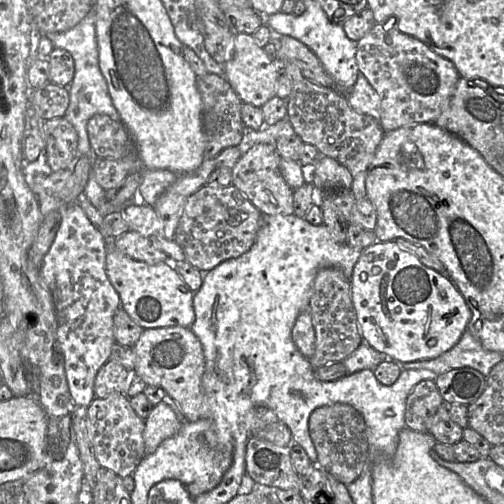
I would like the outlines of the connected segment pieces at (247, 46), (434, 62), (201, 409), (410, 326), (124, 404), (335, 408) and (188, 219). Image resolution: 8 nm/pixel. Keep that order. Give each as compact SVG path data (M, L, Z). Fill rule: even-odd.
M250 34L233 35L230 59L225 62L223 68L225 78L243 103L261 107L277 93L279 63L272 61Z
M375 23L356 43L358 70L380 98L380 124L384 132L409 124L435 124L435 120L447 108L460 78L454 64L420 40L400 32L391 23Z
M165 326L144 329L133 346L136 353L134 374L147 385L161 387L177 403L188 421L210 416L209 404L202 388L205 356L202 344L189 327Z
M394 240L376 241L362 251L353 269L351 288L363 343L400 362L433 359L447 352L459 341L472 317L464 297L449 277L425 266ZM375 266L381 268L377 275L372 272Z
M113 393L105 398L95 397L87 407L87 428L96 459L101 467L112 470L121 478L132 476L145 457L145 420L136 414L129 398L126 394Z
M335 403L316 408L309 417L309 433L318 455L314 463L343 484L351 484L371 466L367 426L352 406Z
M233 184L202 186L191 194L183 207L174 240L185 255L185 261L207 272L222 261L247 252L256 240L263 213Z

